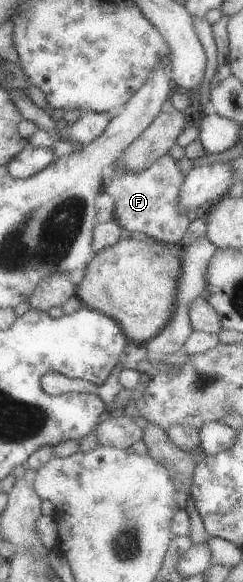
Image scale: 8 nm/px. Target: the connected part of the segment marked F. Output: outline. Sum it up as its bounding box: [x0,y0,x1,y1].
[99,153,191,246]

